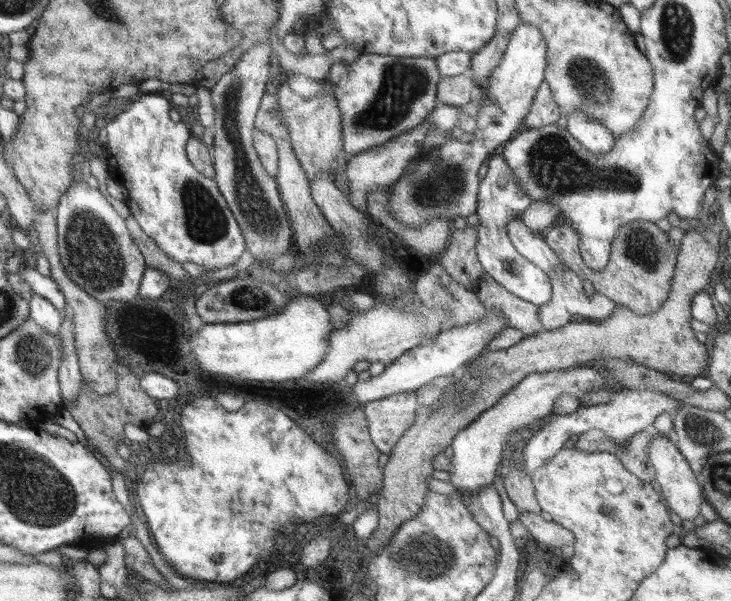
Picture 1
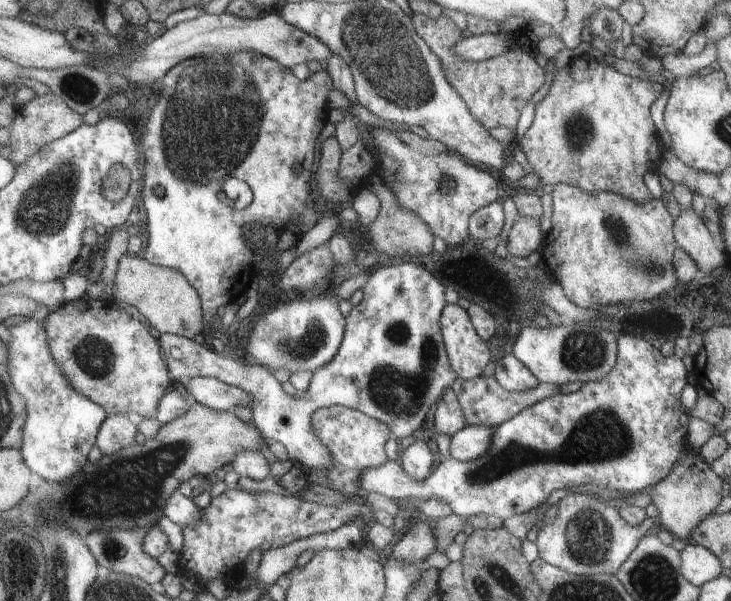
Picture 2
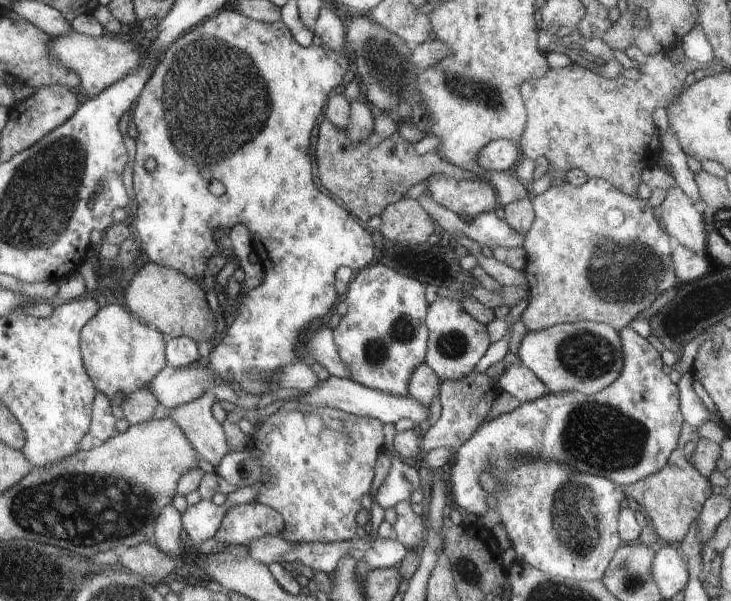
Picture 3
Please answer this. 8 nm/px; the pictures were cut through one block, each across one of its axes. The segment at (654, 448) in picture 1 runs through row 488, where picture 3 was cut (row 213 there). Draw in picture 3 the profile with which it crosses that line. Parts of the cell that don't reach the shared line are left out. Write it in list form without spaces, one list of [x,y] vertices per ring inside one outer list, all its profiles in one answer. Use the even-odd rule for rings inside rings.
[[[679,186],[670,187],[660,205],[661,224],[674,236],[676,243],[708,258],[708,235],[703,214],[694,207],[692,200]]]

